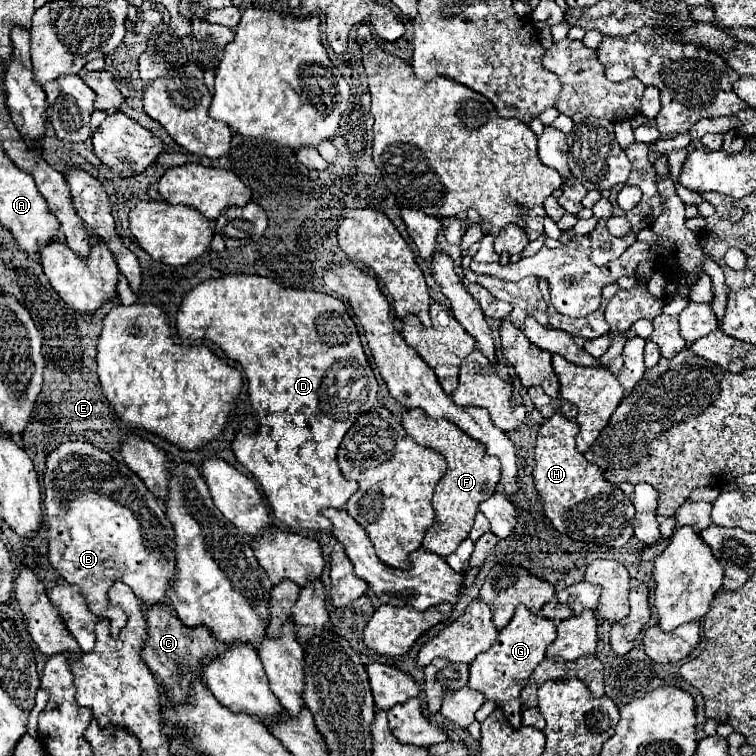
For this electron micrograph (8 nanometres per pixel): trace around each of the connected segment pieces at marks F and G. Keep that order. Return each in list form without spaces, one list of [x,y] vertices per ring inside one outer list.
[[[412,408],[404,412],[402,426],[418,444],[430,446],[446,458],[448,468],[442,480],[436,484],[436,492],[434,492],[434,524],[428,528],[422,542],[424,550],[446,558],[460,546],[462,540],[468,538],[480,502],[488,500],[488,496],[496,492],[496,486],[500,482],[500,462],[496,458],[486,456],[484,446],[472,440],[456,424],[448,420],[432,420],[424,416],[420,408]]]
[[[518,606],[514,612],[514,618],[508,622],[506,628],[498,632],[498,638],[494,646],[470,664],[470,678],[468,678],[468,688],[482,692],[486,700],[494,702],[504,716],[508,718],[512,728],[522,726],[522,702],[520,702],[520,690],[528,676],[534,672],[534,668],[544,660],[546,646],[556,640],[556,628],[554,622],[542,616],[532,614],[526,606]]]

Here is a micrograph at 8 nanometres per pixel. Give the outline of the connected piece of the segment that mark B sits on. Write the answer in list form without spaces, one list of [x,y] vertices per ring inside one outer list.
[[[64,442],[46,456],[44,488],[48,560],[66,582],[80,586],[80,592],[92,612],[96,612],[100,618],[112,620],[112,636],[116,636],[118,630],[126,624],[126,614],[120,608],[108,606],[106,594],[112,582],[122,580],[130,584],[130,588],[142,602],[154,604],[166,600],[168,576],[172,576],[174,532],[162,504],[156,504],[154,494],[146,490],[144,482],[126,464],[114,460],[112,456],[106,456],[106,452],[94,448],[90,442]]]

